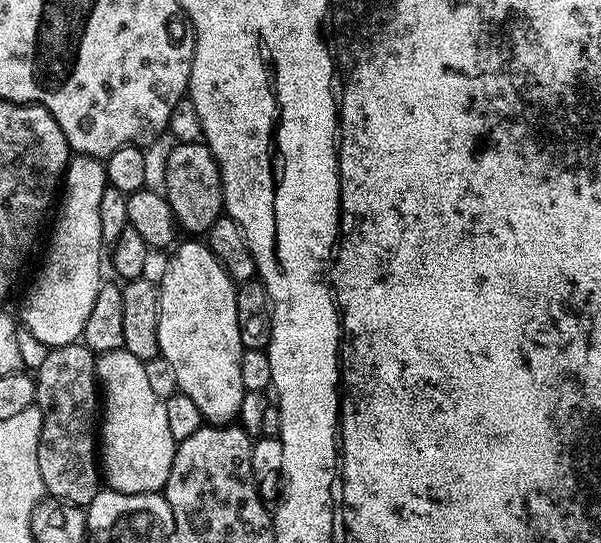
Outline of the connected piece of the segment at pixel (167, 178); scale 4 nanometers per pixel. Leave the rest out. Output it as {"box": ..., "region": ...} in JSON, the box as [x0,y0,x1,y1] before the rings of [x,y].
{"box":[164,142,224,234],"region":[[[176,142],[164,160],[164,197],[174,210],[174,218],[188,234],[207,233],[208,227],[222,214],[224,191],[220,188],[220,167],[212,151],[203,142]]]}

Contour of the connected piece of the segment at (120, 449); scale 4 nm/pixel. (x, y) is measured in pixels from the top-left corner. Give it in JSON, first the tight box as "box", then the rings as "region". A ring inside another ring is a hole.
{"box":[96,347,178,494],"region":[[[124,347],[99,353],[96,356],[96,379],[102,393],[102,415],[98,420],[98,464],[102,469],[103,483],[111,491],[126,494],[160,492],[168,480],[178,442],[170,434],[164,400],[154,394],[146,378],[144,361],[130,354]]]}

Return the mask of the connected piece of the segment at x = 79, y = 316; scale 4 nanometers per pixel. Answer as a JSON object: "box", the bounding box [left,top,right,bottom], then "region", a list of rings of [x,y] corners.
{"box":[18,154,106,348],"region":[[[76,154],[69,159],[68,170],[62,177],[64,205],[52,228],[52,252],[64,256],[72,251],[72,268],[42,269],[36,289],[25,298],[24,309],[18,312],[37,342],[48,348],[77,343],[84,335],[86,318],[90,318],[90,309],[102,283],[100,251],[106,248],[99,218],[105,185],[104,166],[97,157]]]}

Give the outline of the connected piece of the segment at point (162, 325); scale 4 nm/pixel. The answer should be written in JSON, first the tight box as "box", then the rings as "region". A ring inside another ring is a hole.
{"box":[158,238,245,426],"region":[[[188,238],[185,244],[175,245],[176,253],[164,268],[164,277],[158,280],[160,290],[160,317],[158,318],[158,346],[160,355],[174,366],[174,378],[179,391],[184,392],[198,406],[201,417],[212,426],[228,426],[240,416],[243,404],[242,354],[245,347],[238,330],[237,285],[208,249],[196,238]]]}

